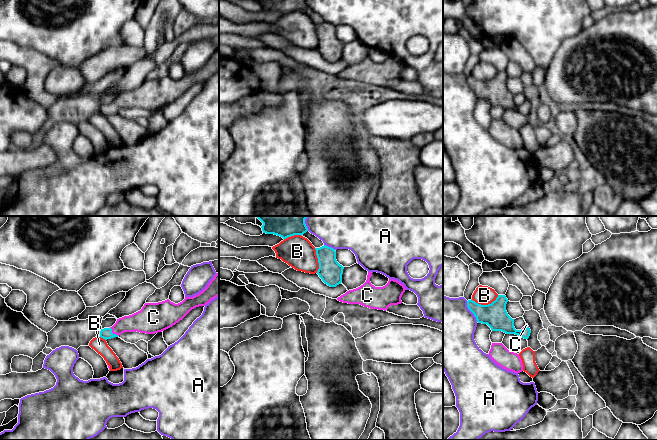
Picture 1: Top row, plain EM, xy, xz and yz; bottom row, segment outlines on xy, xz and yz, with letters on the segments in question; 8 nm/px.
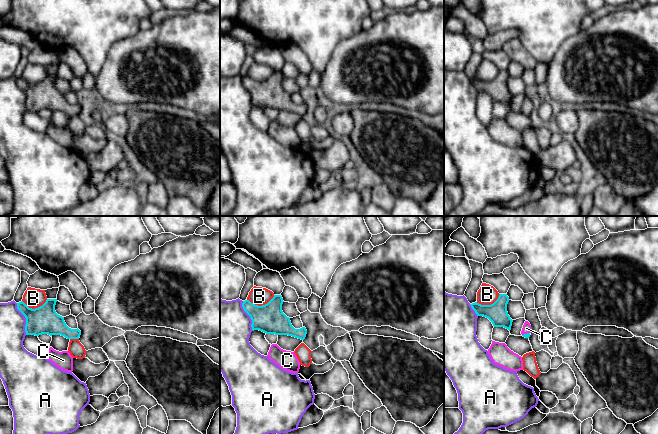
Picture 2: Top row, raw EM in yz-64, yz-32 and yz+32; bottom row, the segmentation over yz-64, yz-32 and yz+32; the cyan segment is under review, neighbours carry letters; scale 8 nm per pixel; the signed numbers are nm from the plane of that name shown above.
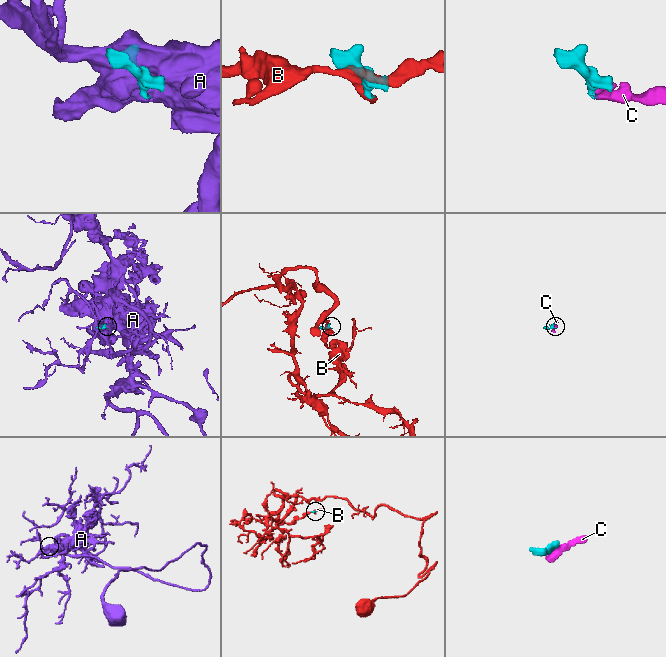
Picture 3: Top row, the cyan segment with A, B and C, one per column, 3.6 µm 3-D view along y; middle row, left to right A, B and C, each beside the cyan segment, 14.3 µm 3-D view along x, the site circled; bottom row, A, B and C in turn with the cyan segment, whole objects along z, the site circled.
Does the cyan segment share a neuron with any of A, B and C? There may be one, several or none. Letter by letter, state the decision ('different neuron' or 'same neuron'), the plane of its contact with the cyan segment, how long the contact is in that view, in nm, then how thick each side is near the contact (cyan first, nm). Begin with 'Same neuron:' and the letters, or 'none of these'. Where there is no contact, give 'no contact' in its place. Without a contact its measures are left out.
Same neuron: C
A: different neuron; meets cyan in yz; contact 190 nm long; 190 nm thick on the cyan side, 480 nm on the other
B: different neuron; meets cyan in yz; contact 220 nm long; 190 nm thick on the cyan side, 160 nm on the other
C: same neuron; meets cyan in xy; contact 100 nm long; 90 nm thick on the cyan side, 160 nm on the other

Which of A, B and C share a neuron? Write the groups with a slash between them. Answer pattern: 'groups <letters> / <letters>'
groups A / B / C

